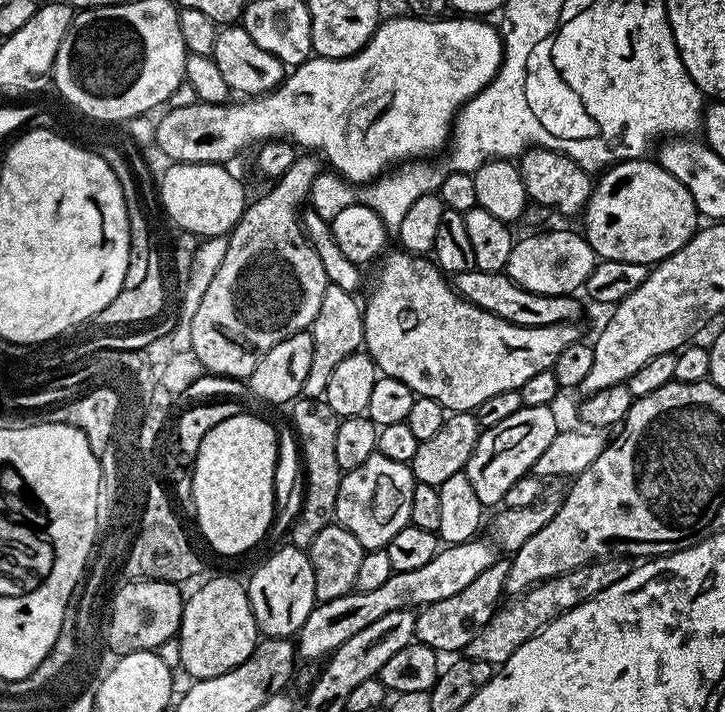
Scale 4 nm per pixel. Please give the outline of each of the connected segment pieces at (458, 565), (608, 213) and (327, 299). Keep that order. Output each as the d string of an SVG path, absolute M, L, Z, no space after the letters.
M473 538L465 544L449 544L441 547L436 556L426 566L409 572L393 572L386 583L378 586L378 590L365 592L351 591L342 598L334 598L325 604L317 603L298 633L298 656L301 661L320 660L332 655L342 642L354 638L358 630L366 630L370 622L380 622L386 614L394 614L394 610L419 610L425 604L442 602L442 598L450 598L450 594L458 594L465 586L476 584L483 577L484 571L497 563L498 549L491 539Z
M641 158L639 160L623 160L607 169L595 181L592 196L583 210L582 235L588 239L588 244L597 257L602 260L621 260L622 262L638 262L655 266L670 254L674 254L698 230L698 213L694 206L694 198L690 198L690 190L674 178L655 159Z
M328 283L326 294L322 294L322 303L311 326L314 338L314 358L310 361L310 370L306 373L303 395L315 400L323 397L326 386L339 366L350 354L364 348L364 310L361 301L353 293L342 290L342 286Z

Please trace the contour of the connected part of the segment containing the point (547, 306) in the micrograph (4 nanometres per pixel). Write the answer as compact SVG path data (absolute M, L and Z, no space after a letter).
M457 272L454 276L456 293L466 298L474 306L494 314L511 324L523 328L538 326L554 326L555 324L571 324L579 321L580 304L575 295L551 296L550 294L534 294L522 286L518 286L504 272Z

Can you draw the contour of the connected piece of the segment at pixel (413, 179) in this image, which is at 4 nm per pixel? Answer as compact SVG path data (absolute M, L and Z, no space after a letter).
M432 162L405 163L403 166L397 167L391 174L377 176L375 180L360 187L331 170L321 171L319 178L312 184L311 207L315 208L322 219L331 222L335 216L342 214L342 210L346 210L346 206L355 203L365 204L370 206L370 210L379 214L385 228L394 230L402 222L406 210L410 210L410 206L414 206L417 198L422 198L427 192L436 192L440 183L443 182L445 173L436 172L435 166L428 163Z

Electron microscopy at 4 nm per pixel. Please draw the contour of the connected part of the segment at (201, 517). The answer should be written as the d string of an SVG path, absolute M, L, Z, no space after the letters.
M241 414L226 418L226 422L218 422L218 426L214 426L206 434L206 438L202 438L200 449L196 455L196 463L191 465L190 479L192 481L192 499L191 507L196 507L196 524L200 527L200 532L204 535L204 540L216 552L221 552L224 556L236 556L239 552L248 552L264 535L268 532L268 527L272 524L272 511L278 508L278 500L276 504L276 432L263 420L260 416L247 416Z

